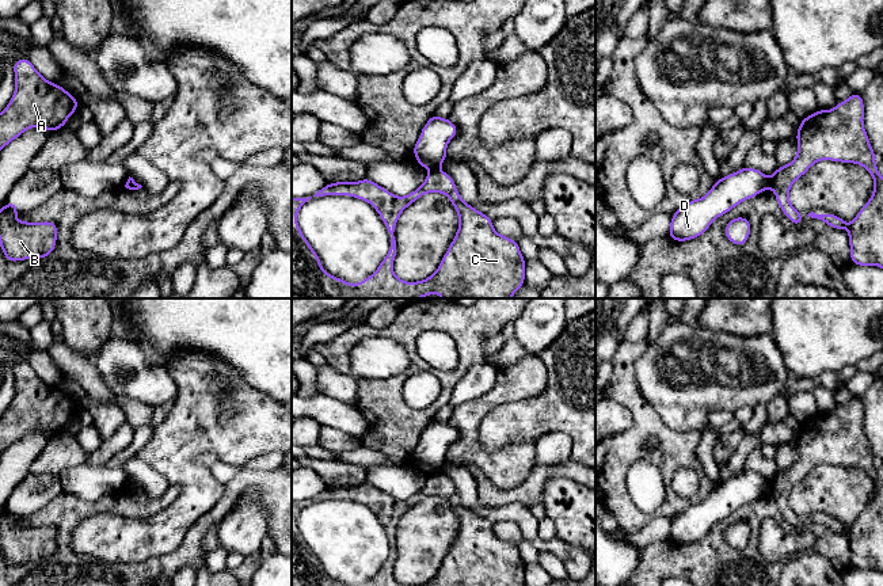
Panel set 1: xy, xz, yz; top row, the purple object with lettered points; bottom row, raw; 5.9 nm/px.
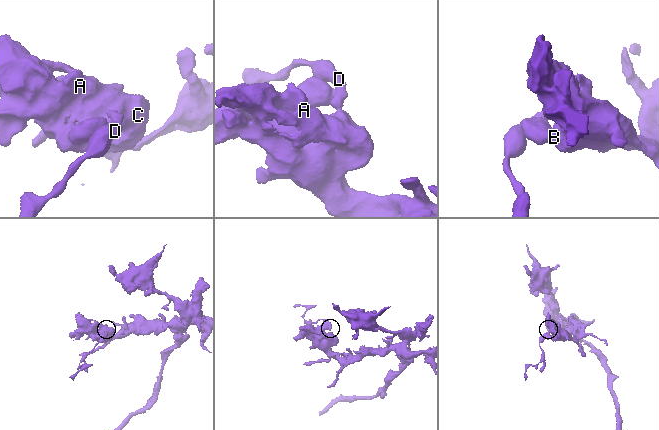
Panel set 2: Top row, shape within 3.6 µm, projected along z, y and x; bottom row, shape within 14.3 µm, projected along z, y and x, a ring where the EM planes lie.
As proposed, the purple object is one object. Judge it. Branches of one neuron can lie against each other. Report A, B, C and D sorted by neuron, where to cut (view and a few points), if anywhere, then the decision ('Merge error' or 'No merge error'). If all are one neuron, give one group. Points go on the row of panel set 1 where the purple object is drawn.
Groups: A B C / D. Split along yz (772, 178), (769, 186). Merge error

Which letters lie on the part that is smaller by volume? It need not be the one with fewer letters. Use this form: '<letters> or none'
D

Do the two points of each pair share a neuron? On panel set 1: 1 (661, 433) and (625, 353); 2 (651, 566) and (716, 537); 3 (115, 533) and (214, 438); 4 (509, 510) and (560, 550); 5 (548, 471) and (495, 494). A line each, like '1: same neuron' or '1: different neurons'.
1: same neuron
2: same neuron
3: same neuron
4: same neuron
5: same neuron

